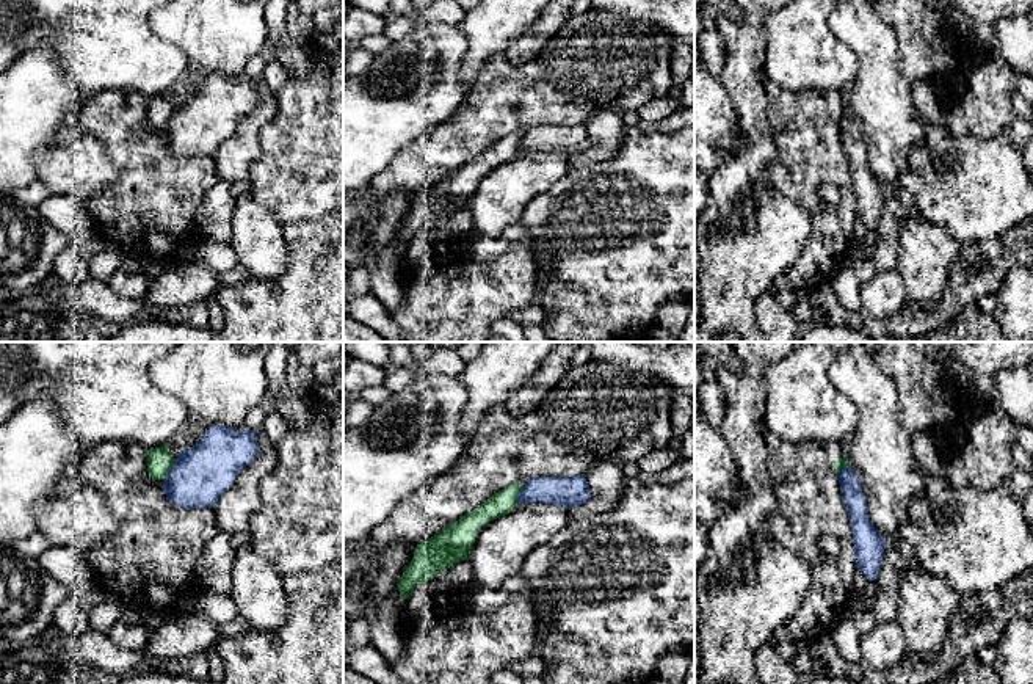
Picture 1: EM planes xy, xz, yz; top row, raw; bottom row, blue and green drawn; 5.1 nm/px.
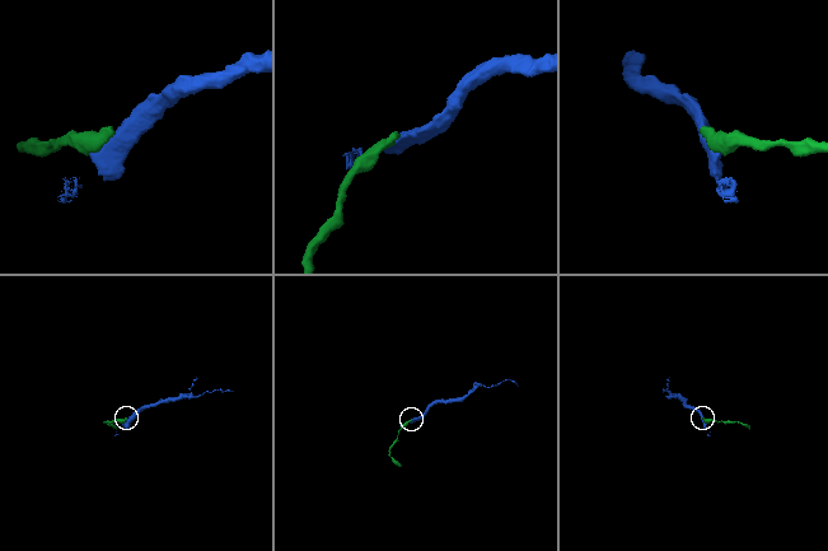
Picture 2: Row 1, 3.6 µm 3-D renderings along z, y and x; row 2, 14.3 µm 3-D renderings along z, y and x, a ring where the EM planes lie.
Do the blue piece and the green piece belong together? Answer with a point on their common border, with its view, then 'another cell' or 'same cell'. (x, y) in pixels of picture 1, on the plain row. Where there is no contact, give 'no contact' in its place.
xz (519, 143) | another cell

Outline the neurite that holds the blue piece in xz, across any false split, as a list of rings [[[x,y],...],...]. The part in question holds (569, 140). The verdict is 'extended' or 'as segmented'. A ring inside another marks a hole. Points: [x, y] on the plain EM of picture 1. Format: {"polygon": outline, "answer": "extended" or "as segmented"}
{"polygon": [[[586,124],[535,126],[524,132],[517,154],[525,151],[558,152],[566,157],[578,155],[591,146]]], "answer": "as segmented"}

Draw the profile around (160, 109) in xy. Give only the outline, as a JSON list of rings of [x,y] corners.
[[[177,91],[172,94],[161,94],[157,97],[149,97],[147,102],[147,121],[154,129],[163,129],[174,110],[179,107],[180,100]]]

